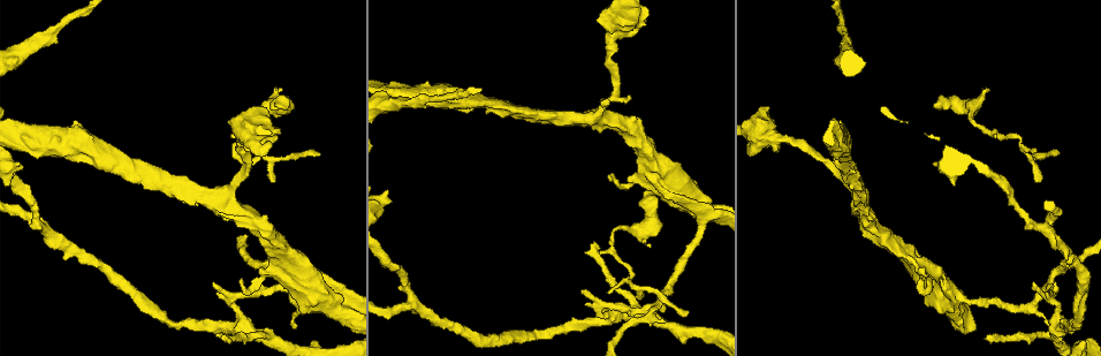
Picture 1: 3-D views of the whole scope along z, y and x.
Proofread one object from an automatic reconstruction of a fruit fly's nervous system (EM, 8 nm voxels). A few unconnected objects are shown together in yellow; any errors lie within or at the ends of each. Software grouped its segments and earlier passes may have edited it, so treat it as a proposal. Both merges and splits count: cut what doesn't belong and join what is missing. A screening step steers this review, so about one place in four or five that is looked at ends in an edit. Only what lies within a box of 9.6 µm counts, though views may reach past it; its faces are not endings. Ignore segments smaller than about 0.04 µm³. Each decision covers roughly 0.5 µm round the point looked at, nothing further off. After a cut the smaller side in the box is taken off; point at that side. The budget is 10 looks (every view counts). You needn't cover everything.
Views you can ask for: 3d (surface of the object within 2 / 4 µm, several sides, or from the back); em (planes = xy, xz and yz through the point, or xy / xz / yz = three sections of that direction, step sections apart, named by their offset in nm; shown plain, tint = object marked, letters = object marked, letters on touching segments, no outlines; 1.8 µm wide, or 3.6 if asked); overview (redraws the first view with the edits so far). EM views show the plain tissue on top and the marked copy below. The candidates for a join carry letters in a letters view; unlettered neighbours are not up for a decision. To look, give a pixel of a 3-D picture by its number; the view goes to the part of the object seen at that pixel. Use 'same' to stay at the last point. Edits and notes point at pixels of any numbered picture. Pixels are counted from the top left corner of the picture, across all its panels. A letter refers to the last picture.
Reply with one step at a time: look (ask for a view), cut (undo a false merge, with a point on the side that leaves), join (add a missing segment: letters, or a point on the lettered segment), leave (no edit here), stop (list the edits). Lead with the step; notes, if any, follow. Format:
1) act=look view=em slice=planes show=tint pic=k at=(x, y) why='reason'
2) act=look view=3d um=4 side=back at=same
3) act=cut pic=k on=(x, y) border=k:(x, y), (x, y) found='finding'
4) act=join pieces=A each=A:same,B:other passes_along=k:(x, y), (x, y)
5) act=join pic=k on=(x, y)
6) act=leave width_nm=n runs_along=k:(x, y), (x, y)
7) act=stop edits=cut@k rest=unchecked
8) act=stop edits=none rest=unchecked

act=look view=em um=3.6 slice=planes show=letters pic=1 at=(620, 26) why='sudden change in width'

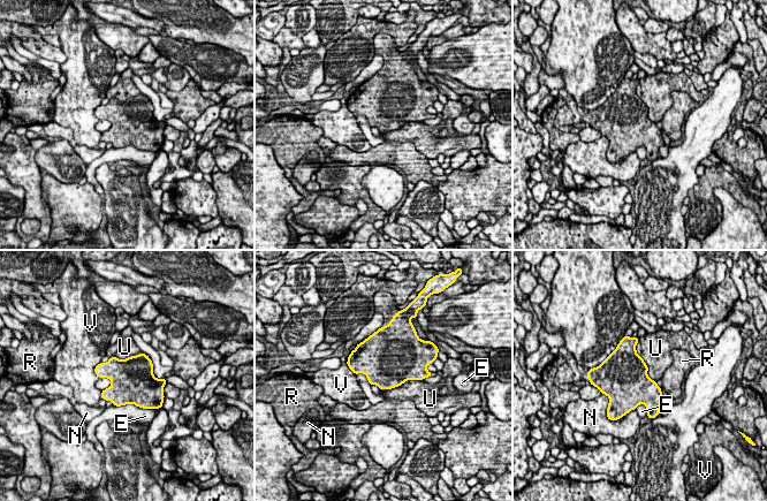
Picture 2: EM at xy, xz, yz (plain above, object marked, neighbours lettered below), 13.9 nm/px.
act=leave each=E:other,N:other,R:other,U:other,V:other border=2:(638, 340), (636, 353), (655, 381) found='continuous, no second neuron'

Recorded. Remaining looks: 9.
act=look view=3d um=2 pic=1 at=(988, 88) why='thin end'

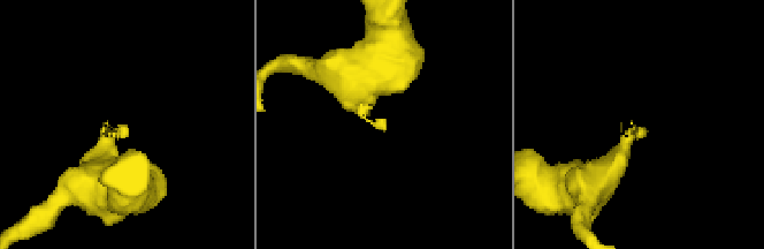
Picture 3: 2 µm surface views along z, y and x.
act=look view=em slice=planes show=letters pic=3 at=(384, 128)

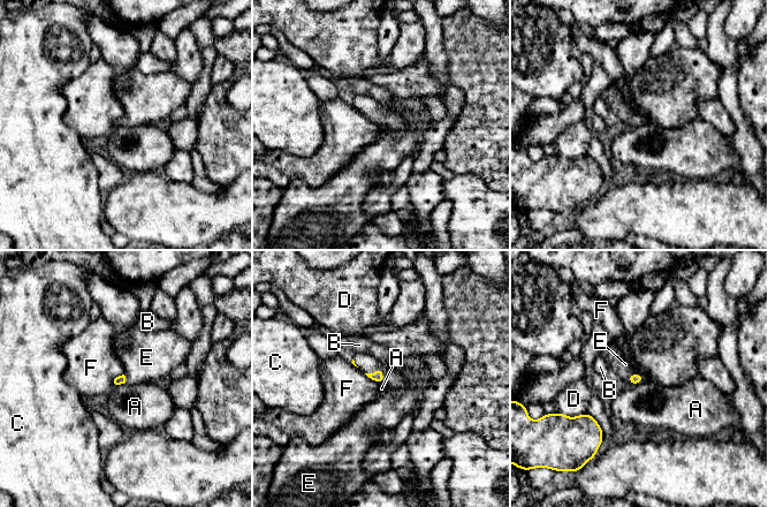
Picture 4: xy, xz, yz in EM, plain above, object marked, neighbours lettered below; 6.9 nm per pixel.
act=join pieces=E each=A:other,B:other,C:other,D:other,E:same,F:other found='it goes on there'

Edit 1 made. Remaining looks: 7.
act=look view=3d um=4 pic=1 at=(223, 336) why='tapers out'

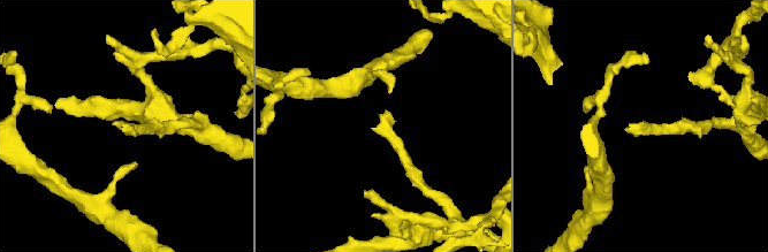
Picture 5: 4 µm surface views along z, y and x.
act=look view=em slice=planes show=letters pic=5 at=(383, 115)

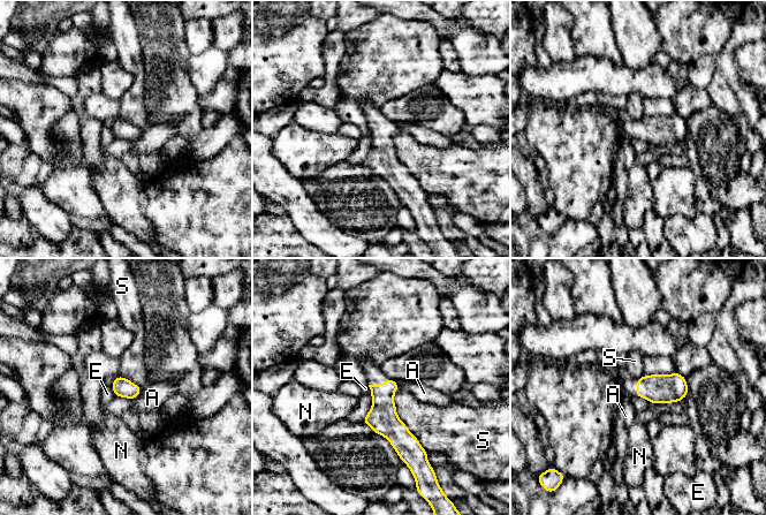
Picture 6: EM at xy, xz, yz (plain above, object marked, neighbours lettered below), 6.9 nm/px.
act=leave each=A:other,E:other,N:other,S:other border=6:(399, 386), (396, 415), (427, 452) found='no lettered segment goes on from it'

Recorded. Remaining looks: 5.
act=stop edits=join@4 rest=unchecked

